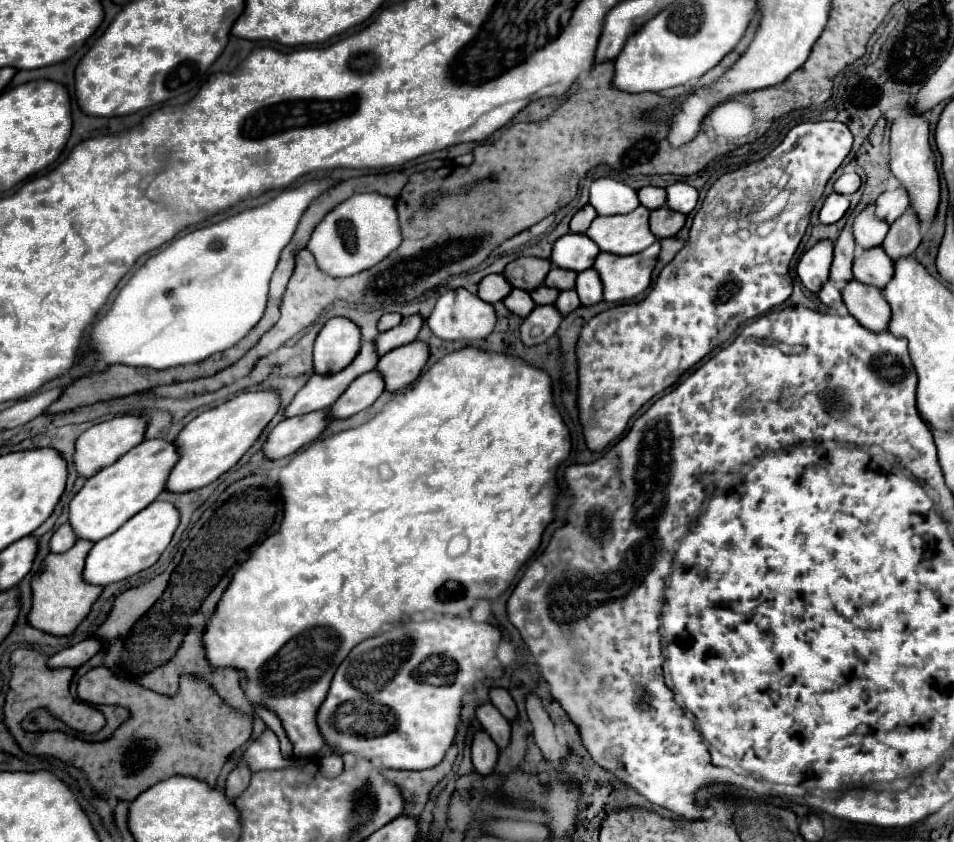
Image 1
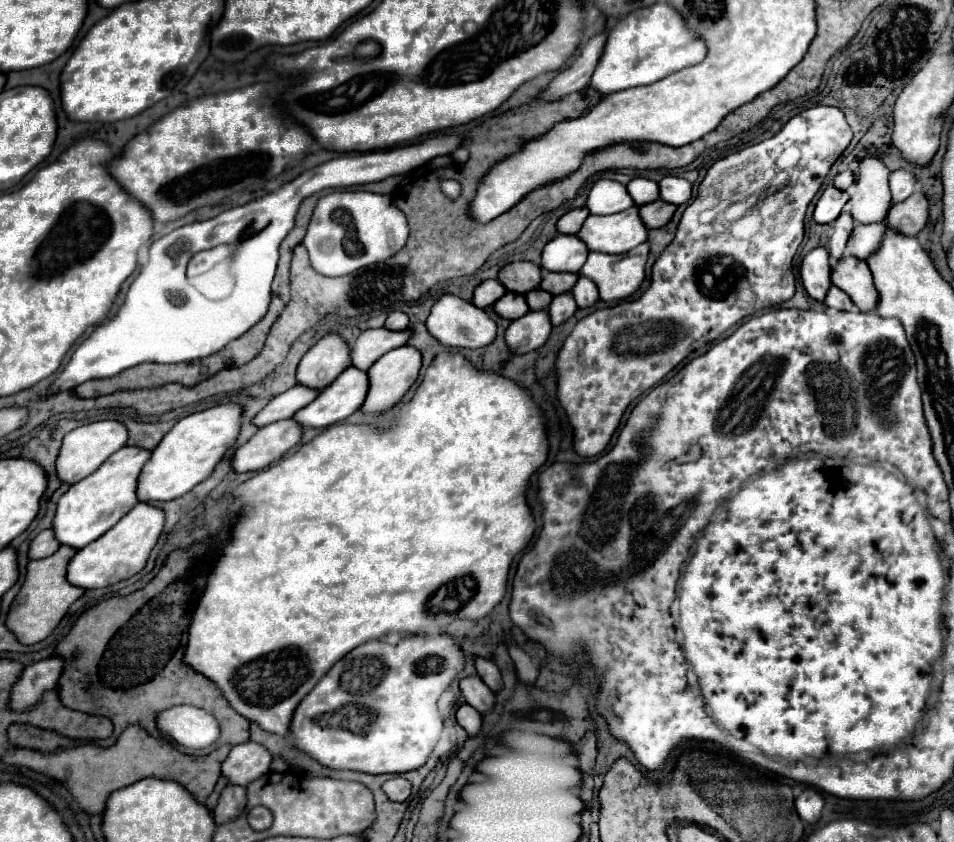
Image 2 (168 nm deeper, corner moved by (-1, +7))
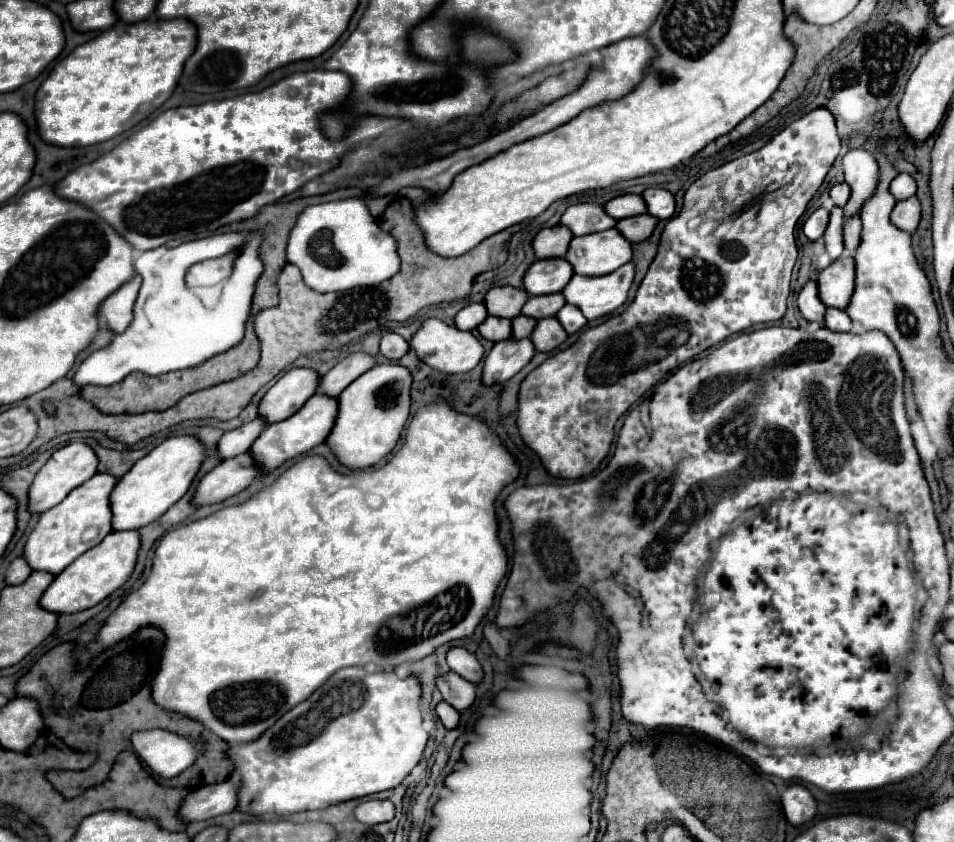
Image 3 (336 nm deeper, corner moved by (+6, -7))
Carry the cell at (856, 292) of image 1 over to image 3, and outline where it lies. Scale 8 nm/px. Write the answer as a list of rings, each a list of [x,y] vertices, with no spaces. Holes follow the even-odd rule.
[[[851,256],[837,258],[831,266],[821,270],[817,284],[819,284],[819,298],[825,306],[845,310],[855,290],[853,258]]]

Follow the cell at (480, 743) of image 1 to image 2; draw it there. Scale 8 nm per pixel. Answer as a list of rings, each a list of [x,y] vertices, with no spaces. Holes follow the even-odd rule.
[[[462,704],[462,706],[456,710],[456,720],[458,720],[458,724],[460,724],[470,736],[474,736],[474,734],[480,732],[482,716],[480,716],[480,712],[478,712],[476,708],[472,708],[472,706],[468,706],[468,704]]]

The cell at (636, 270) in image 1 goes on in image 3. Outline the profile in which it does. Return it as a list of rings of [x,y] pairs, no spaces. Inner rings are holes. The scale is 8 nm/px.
[[[633,262],[601,278],[585,278],[575,274],[565,286],[563,296],[569,304],[577,306],[587,320],[597,320],[613,314],[627,302],[633,274],[635,274]]]

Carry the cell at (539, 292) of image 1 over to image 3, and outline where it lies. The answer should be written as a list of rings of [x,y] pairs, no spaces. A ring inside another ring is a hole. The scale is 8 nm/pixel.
[[[519,314],[517,318],[513,318],[513,338],[527,338],[531,336],[531,332],[535,330],[537,320]]]

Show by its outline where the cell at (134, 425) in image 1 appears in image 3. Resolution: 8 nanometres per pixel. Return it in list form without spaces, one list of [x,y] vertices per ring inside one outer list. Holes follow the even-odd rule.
[[[73,442],[73,444],[59,448],[57,452],[53,452],[53,456],[47,460],[47,464],[39,470],[39,474],[35,476],[35,480],[29,488],[29,504],[31,504],[29,510],[31,512],[45,512],[45,510],[57,506],[59,502],[65,500],[65,496],[73,488],[87,482],[95,472],[97,472],[97,454],[93,454],[93,448],[89,444]]]

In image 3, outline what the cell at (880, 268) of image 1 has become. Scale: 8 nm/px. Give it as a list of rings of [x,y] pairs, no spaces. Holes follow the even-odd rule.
[[[853,216],[843,226],[843,244],[845,244],[845,250],[855,252],[859,242],[861,242],[861,220],[859,220],[859,216]]]

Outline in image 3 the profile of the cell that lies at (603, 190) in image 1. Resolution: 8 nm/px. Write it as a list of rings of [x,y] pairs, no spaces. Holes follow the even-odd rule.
[[[581,202],[567,208],[567,212],[561,218],[561,224],[569,226],[575,236],[585,236],[585,234],[609,230],[617,224],[617,220],[605,214],[605,208],[601,204]]]

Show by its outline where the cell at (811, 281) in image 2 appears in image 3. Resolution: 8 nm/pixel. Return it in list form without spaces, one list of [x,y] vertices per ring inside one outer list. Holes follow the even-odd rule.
[[[809,280],[801,292],[799,292],[799,310],[801,310],[801,316],[809,322],[823,322],[823,316],[825,316],[825,310],[827,306],[819,300],[819,294],[817,294],[817,282]]]

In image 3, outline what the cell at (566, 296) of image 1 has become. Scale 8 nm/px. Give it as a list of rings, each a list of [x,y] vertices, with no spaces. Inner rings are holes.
[[[555,316],[539,320],[535,330],[533,330],[533,334],[531,334],[531,340],[533,340],[537,352],[551,352],[551,350],[555,350],[565,338],[567,338],[565,328],[561,326],[561,322],[555,320]]]

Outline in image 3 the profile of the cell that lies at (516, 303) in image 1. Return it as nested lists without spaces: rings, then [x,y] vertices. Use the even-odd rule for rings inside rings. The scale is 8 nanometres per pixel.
[[[487,316],[487,320],[477,328],[479,334],[491,342],[499,342],[499,340],[507,340],[511,338],[513,330],[511,330],[511,320],[507,318],[497,318],[497,316]]]

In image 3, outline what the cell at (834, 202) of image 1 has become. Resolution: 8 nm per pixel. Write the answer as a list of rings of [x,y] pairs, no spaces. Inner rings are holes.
[[[817,208],[803,224],[803,232],[809,240],[819,240],[823,232],[827,230],[829,224],[829,210],[827,208]]]

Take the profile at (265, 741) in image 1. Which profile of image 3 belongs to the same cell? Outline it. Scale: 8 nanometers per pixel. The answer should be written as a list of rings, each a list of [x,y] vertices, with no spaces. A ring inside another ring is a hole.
[[[229,778],[193,790],[181,806],[181,818],[187,822],[209,820],[225,812],[233,812],[239,804],[239,780]]]

